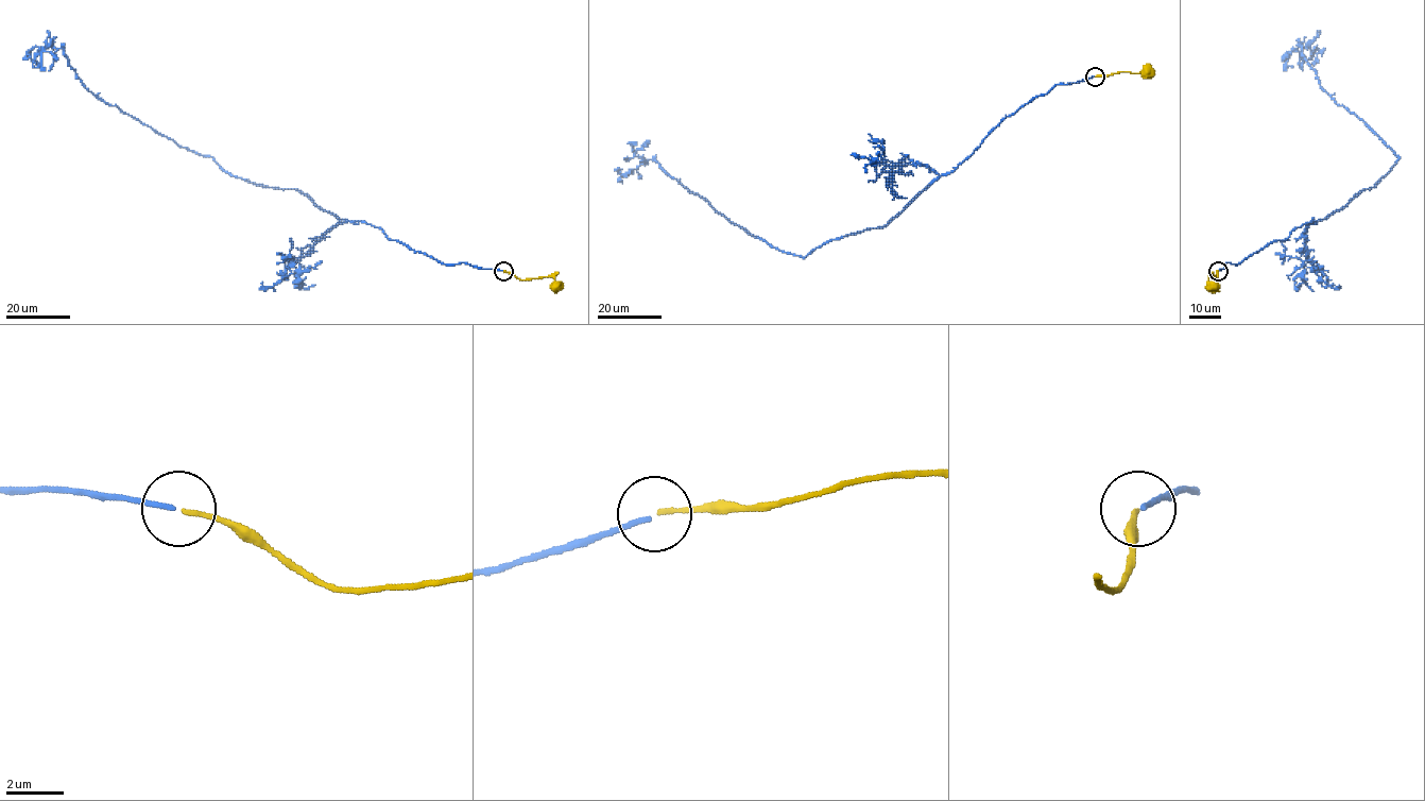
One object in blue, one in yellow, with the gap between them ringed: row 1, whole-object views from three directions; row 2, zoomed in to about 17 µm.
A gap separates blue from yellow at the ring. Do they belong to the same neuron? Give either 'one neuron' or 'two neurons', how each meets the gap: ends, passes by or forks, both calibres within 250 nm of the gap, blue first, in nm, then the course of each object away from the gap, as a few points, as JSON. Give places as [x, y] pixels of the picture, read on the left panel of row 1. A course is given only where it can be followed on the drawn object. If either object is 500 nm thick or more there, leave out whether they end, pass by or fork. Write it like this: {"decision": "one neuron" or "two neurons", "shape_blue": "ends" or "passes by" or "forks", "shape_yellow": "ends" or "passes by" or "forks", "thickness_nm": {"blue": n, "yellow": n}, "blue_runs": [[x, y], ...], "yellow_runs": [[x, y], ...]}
{"decision": "two neurons", "shape_blue": "ends", "shape_yellow": "ends", "thickness_nm": {"blue": 160, "yellow": 160}, "blue_runs": [[502, 271], [441, 263], [294, 189], [236, 177], [98, 98], [63, 49], [35, 46], [30, 56], [39, 63]], "yellow_runs": [[503, 271], [520, 279], [552, 276], [554, 286]]}

